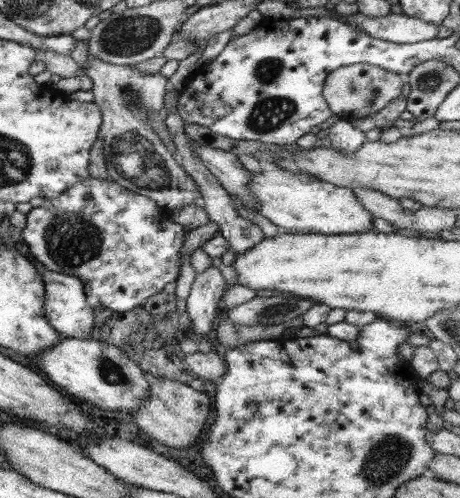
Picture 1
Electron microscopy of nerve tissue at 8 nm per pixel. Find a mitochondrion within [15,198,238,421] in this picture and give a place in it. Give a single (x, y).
(71, 239)

